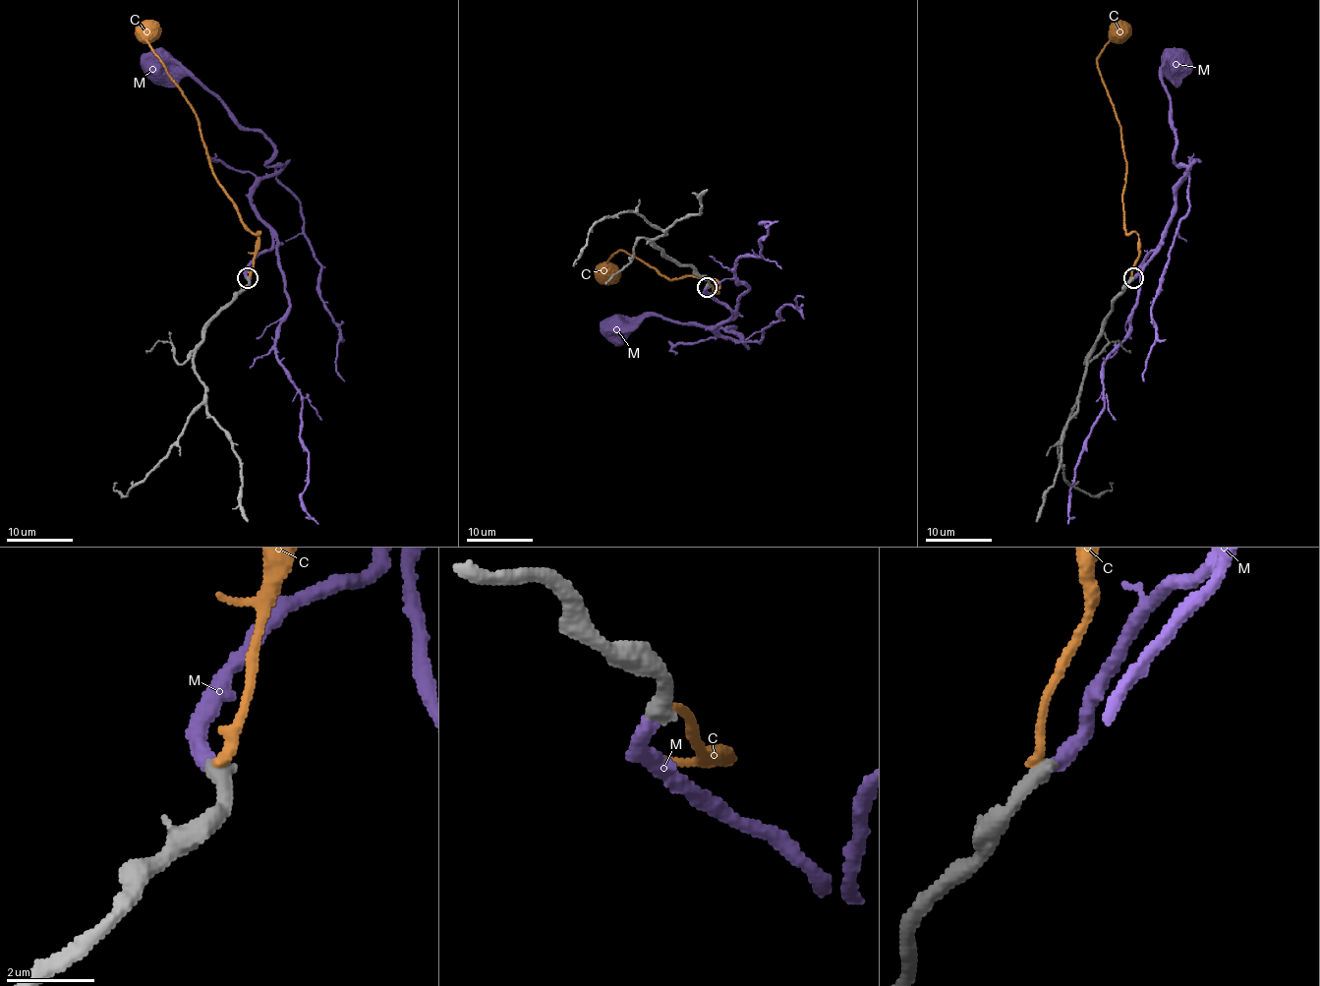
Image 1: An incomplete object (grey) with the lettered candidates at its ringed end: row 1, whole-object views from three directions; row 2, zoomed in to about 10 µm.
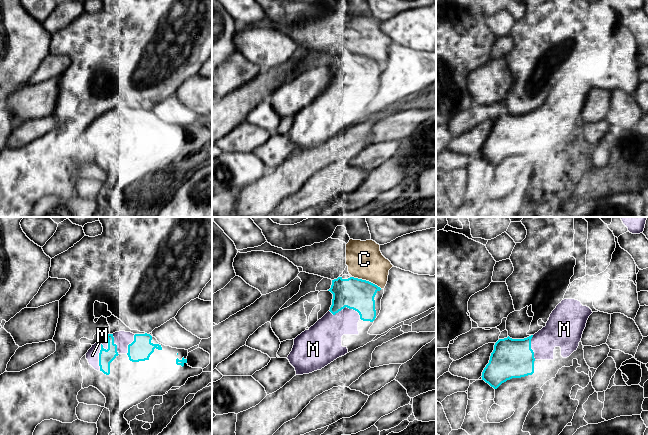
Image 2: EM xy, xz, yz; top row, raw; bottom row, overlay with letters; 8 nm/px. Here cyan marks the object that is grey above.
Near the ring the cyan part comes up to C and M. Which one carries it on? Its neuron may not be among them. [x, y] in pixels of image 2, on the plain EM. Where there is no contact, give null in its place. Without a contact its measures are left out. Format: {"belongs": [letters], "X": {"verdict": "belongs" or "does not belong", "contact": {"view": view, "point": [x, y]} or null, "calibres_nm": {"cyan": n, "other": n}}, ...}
{"belongs": ["M"], "C": {"verdict": "does not belong", "contact": {"view": "xz", "point": [367, 57]}, "calibres_nm": {"cyan": 260, "other": 300}}, "M": {"verdict": "belongs", "contact": {"view": "xy", "point": [100, 127]}, "calibres_nm": {"cyan": 110, "other": 100}}}

